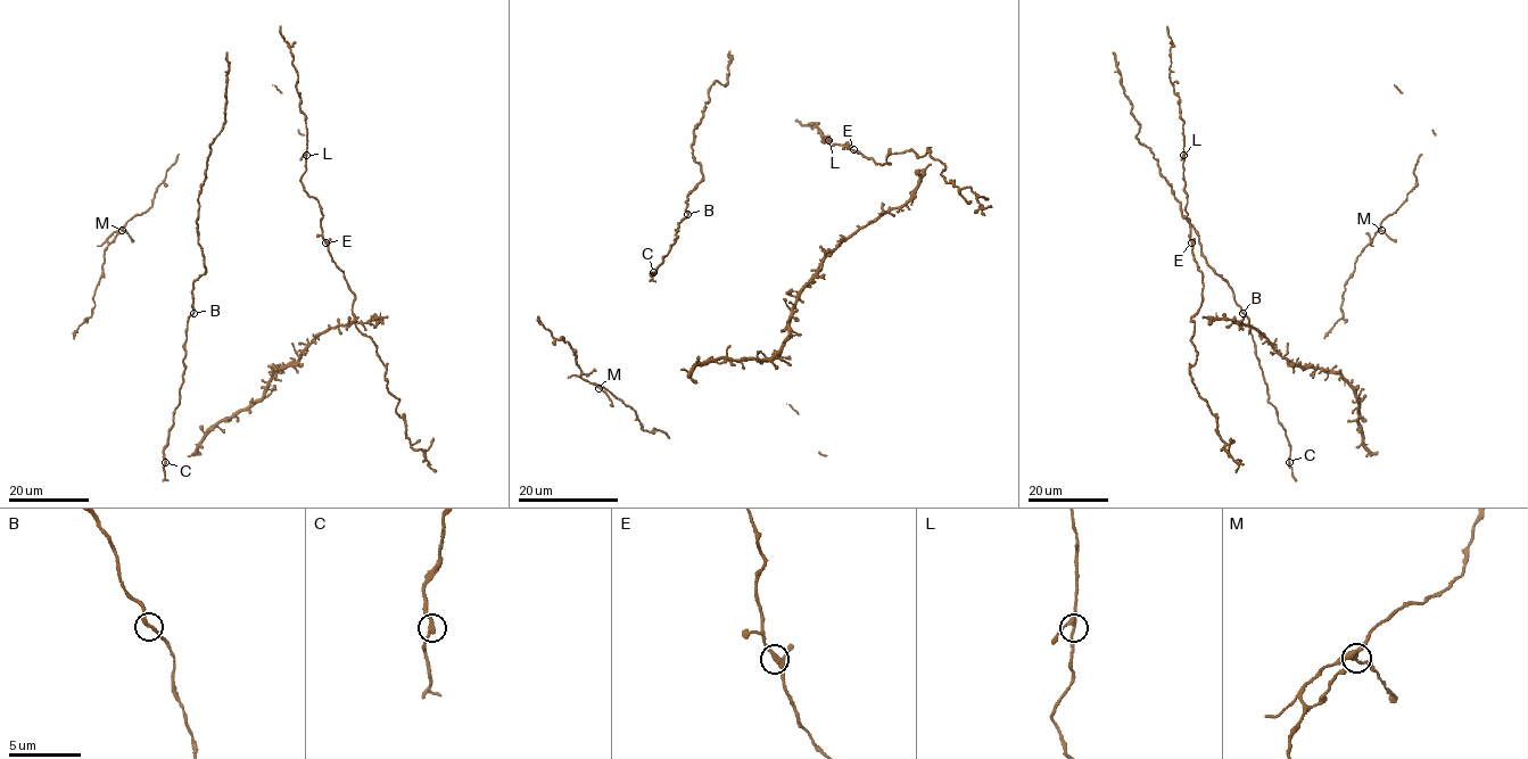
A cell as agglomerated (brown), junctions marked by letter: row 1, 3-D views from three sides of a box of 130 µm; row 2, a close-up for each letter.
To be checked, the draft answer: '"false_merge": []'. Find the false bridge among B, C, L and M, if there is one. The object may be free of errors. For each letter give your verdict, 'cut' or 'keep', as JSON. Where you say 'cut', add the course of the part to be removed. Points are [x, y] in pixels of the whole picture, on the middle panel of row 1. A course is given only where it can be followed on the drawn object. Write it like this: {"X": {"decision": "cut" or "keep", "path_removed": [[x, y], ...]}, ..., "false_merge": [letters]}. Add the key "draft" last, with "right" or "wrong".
{"B": {"decision": "keep"}, "C": {"decision": "keep"}, "L": {"decision": "keep"}, "M": {"decision": "keep"}, "false_merge": [], "draft": "right"}

